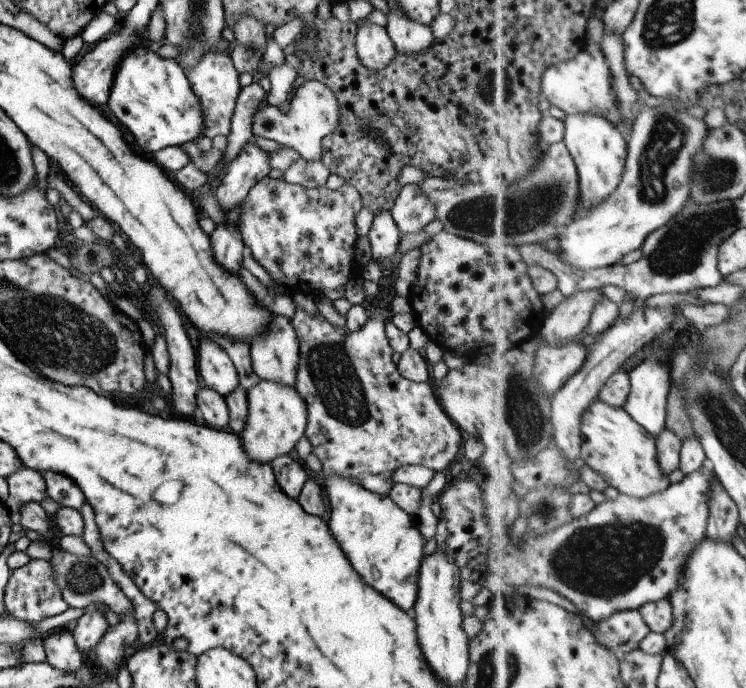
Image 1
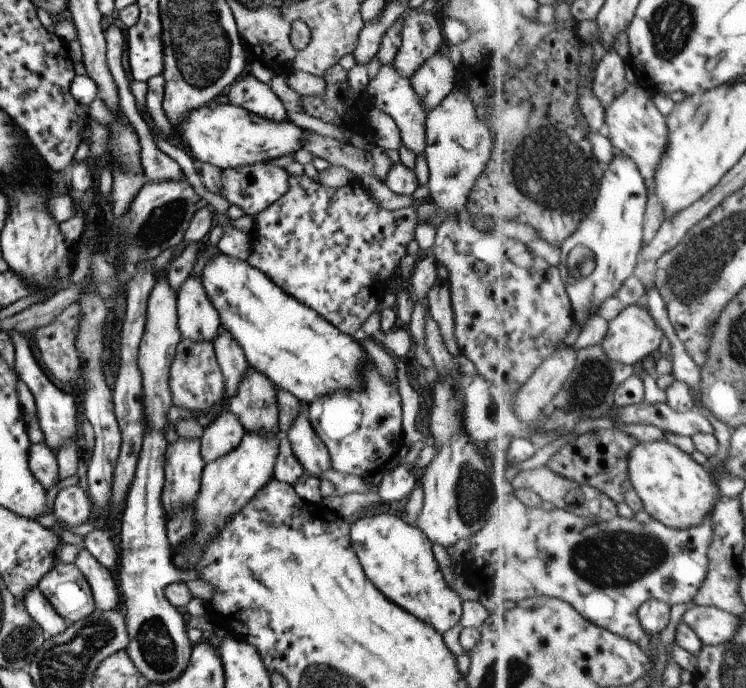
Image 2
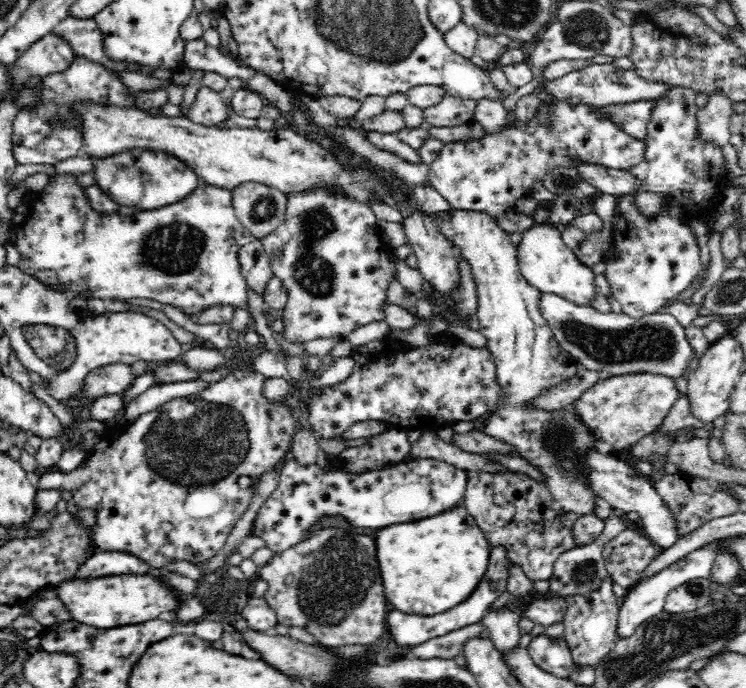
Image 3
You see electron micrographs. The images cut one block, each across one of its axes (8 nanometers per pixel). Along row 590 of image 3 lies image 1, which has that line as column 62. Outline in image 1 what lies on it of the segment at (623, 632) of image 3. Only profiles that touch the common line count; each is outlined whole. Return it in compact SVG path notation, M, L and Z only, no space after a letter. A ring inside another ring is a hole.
M69 627L55 629L45 634L43 643L47 661L61 671L76 672L84 662L85 655L78 648Z

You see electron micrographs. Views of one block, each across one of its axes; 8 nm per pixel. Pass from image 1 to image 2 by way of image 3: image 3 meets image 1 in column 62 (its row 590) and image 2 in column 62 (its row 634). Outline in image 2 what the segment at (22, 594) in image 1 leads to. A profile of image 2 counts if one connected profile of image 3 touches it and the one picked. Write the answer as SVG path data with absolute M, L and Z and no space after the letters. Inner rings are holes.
M56 563L38 586L67 625L85 619L96 610L91 586L76 563Z

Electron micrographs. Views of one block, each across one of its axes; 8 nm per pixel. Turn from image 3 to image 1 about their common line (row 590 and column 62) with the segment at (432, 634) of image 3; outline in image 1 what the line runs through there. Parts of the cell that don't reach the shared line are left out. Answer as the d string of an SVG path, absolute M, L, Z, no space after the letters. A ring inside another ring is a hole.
M44 472L42 474L49 498L52 498L60 506L80 512L83 505L86 504L86 500L84 494L80 492L78 484L64 474L54 474L54 472Z

